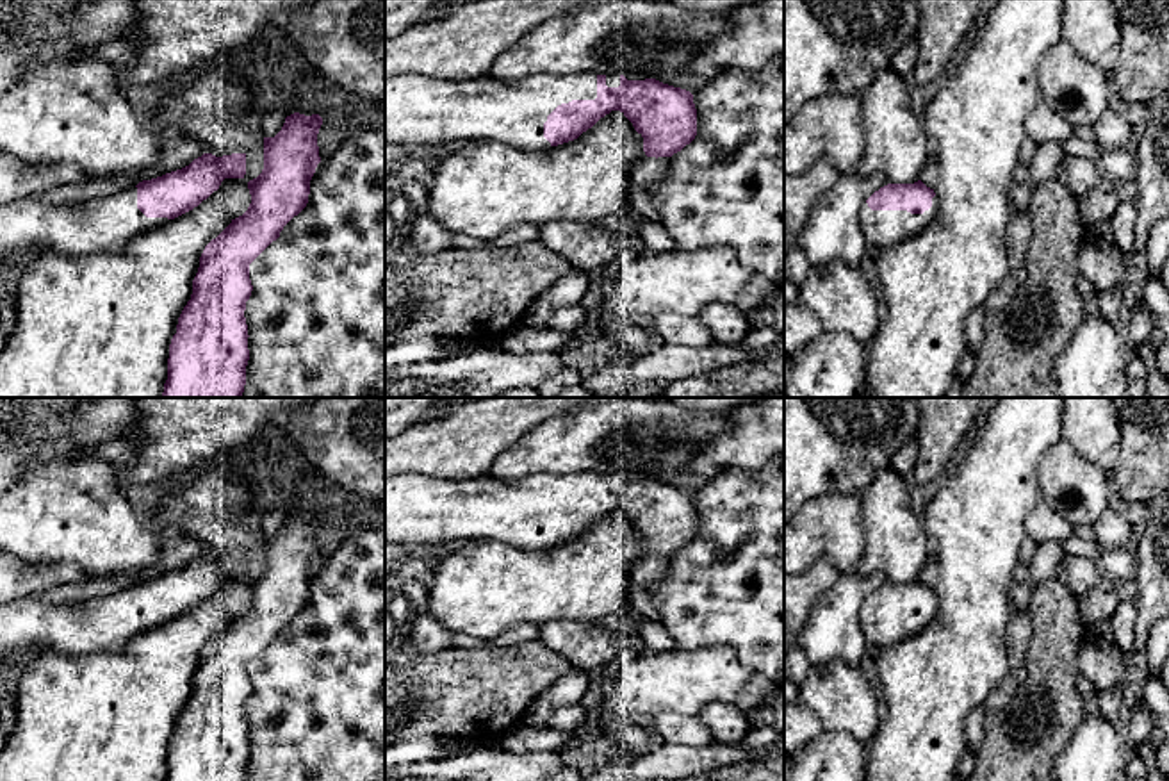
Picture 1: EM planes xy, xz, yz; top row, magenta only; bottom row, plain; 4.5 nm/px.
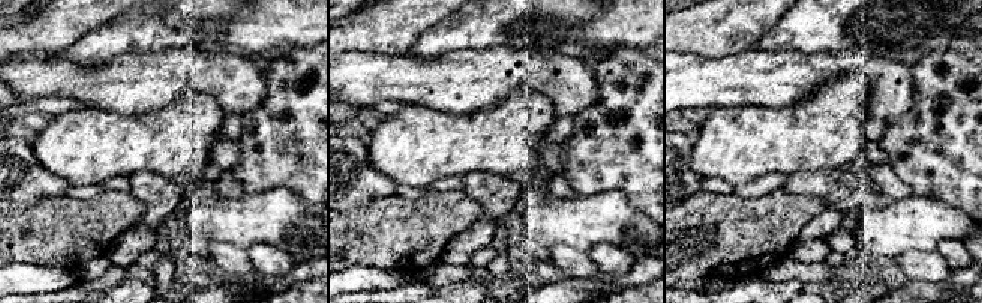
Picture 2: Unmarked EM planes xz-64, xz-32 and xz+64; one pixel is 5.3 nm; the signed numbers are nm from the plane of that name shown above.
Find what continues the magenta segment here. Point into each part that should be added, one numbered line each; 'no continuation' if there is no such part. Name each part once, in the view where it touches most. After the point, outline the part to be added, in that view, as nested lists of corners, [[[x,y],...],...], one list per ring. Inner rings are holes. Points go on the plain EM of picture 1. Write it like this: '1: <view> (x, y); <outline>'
1: xz (419, 510); [[[597,473],[593,474],[531,474],[519,480],[494,480],[488,476],[447,481],[422,474],[396,474],[385,478],[385,542],[410,547],[438,547],[446,540],[494,540],[520,549],[549,549],[544,537],[547,515],[561,503],[597,497]]]

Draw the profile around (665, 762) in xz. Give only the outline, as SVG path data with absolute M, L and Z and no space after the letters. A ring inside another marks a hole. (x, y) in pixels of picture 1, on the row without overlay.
M659 744L645 752L631 752L631 781L677 781L748 760L741 744L704 747Z

